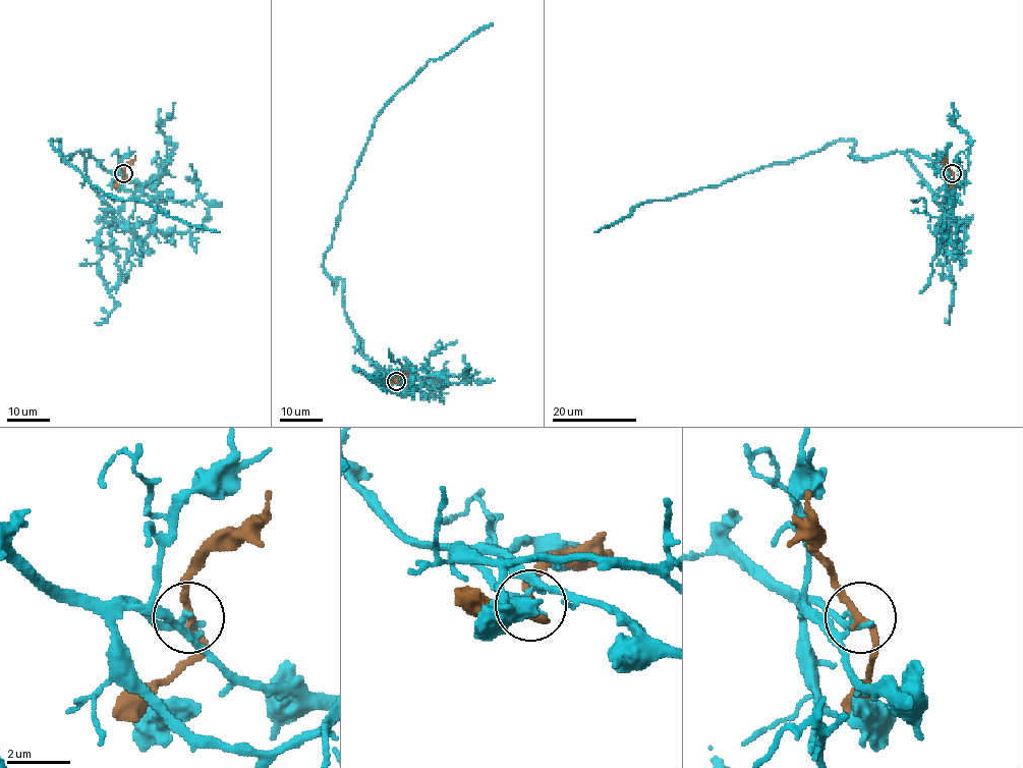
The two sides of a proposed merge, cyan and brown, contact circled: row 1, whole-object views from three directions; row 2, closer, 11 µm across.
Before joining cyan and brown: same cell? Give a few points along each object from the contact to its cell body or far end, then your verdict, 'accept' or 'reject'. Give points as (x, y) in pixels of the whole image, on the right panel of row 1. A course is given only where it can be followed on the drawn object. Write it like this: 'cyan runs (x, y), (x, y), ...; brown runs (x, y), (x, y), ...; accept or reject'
cyan runs (952, 174), (908, 151), (848, 156), (853, 143), (840, 141), (719, 185), (637, 205), (628, 216), (594, 232); brown runs (952, 173), (945, 156); reject

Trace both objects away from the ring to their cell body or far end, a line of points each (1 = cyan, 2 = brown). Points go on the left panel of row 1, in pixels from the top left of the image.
1: (124, 174), (108, 172), (87, 151), (63, 156), (58, 141), (50, 143), (105, 195), (139, 201), (219, 232)
2: (124, 173), (124, 168), (134, 156)

